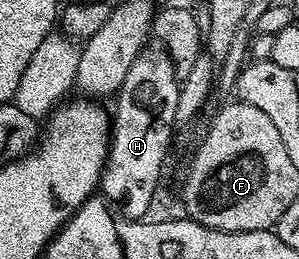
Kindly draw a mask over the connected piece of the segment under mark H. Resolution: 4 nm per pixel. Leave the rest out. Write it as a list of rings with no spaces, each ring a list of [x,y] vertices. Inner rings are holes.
[[[150,44],[138,53],[132,68],[128,68],[128,76],[124,76],[124,84],[118,89],[116,95],[118,103],[112,106],[110,151],[106,157],[106,167],[102,170],[100,194],[127,218],[142,220],[149,215],[146,213],[154,202],[154,193],[157,192],[158,181],[162,178],[166,149],[170,146],[170,137],[176,133],[174,117],[179,85],[180,79],[174,72],[174,65],[166,49],[160,44]]]

